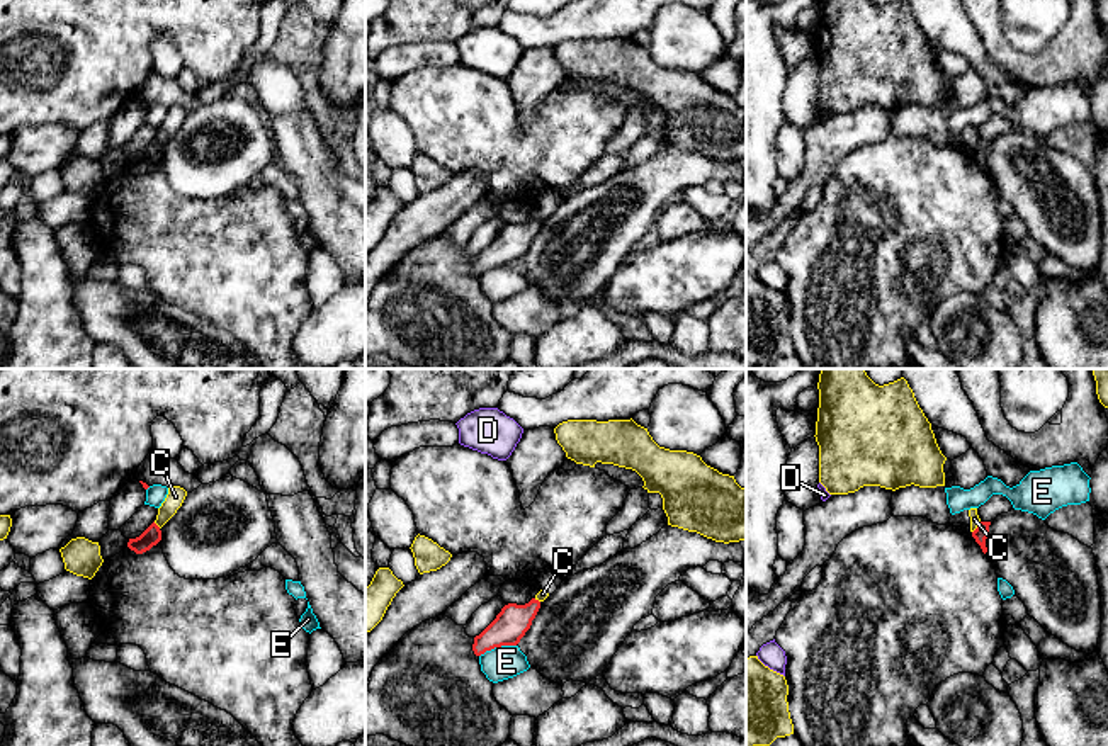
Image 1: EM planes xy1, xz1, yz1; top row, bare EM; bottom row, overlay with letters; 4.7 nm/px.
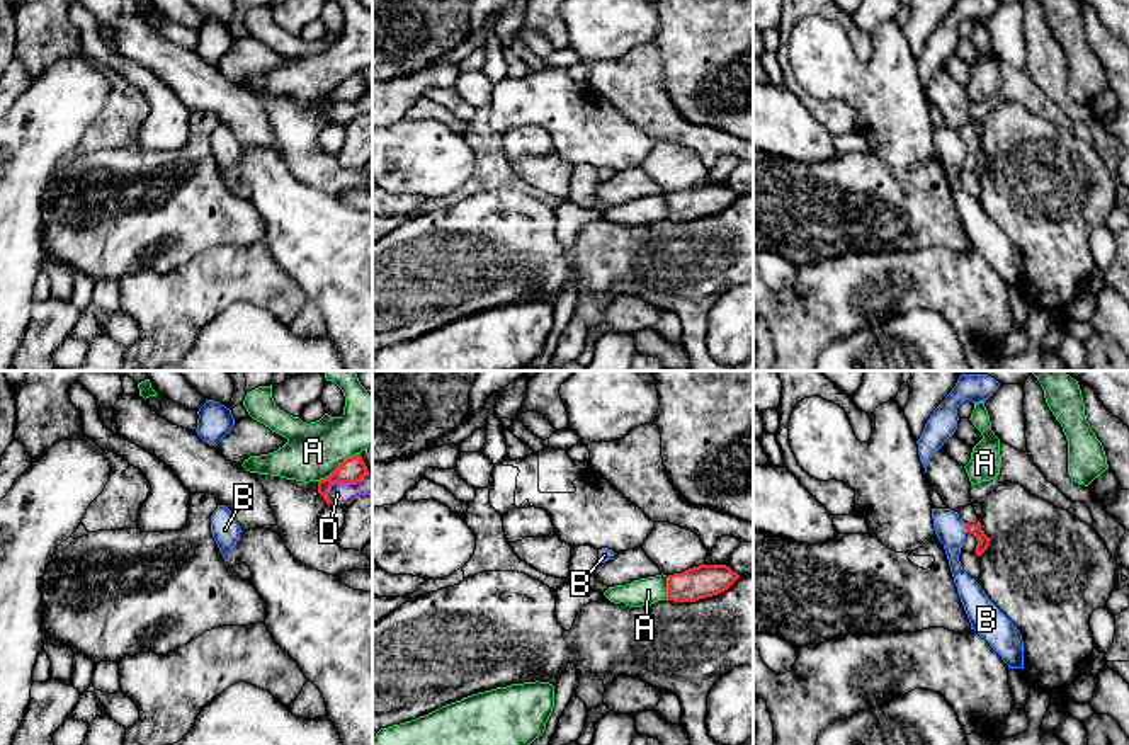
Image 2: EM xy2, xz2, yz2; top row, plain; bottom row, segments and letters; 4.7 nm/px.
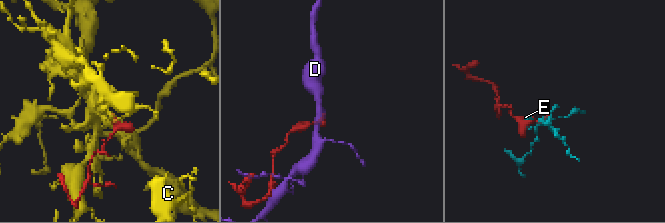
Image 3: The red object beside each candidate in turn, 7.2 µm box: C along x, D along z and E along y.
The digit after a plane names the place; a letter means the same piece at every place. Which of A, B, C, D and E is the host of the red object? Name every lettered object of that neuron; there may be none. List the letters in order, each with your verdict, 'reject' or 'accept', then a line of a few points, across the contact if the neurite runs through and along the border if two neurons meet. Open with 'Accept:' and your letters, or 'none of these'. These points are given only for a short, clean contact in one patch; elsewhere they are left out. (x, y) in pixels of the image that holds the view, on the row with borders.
Accept: none of these
A: reject
B: reject | yz2 (961, 521), (968, 531)
C: reject | yz1 (981, 522), (972, 532)
D: reject | xy2 (368, 472), (356, 482), (335, 482), (325, 497)
E: reject

